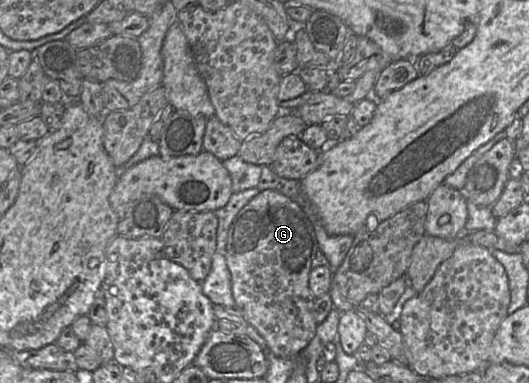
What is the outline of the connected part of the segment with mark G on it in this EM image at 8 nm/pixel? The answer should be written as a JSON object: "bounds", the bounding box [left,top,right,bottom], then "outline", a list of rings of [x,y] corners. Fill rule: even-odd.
{"bounds":[226,189,318,358],"outline":[[[266,189],[255,195],[236,215],[227,235],[226,262],[231,273],[233,298],[245,316],[265,339],[274,355],[295,358],[316,335],[317,322],[314,317],[315,297],[309,288],[312,262],[318,251],[314,226],[304,208],[284,194]]]}

